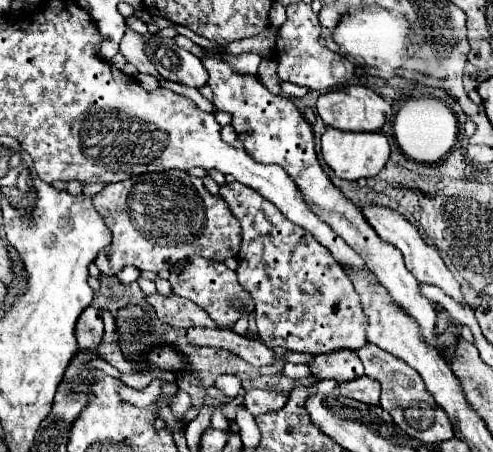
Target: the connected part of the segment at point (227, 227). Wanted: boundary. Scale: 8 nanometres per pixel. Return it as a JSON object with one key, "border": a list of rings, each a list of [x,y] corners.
{"border":[[[185,171],[145,173],[107,185],[93,197],[93,205],[97,205],[113,235],[111,243],[95,259],[103,275],[115,275],[127,265],[159,273],[191,255],[213,261],[239,255],[241,225],[229,211],[227,201],[221,195],[211,195],[201,179]]]}

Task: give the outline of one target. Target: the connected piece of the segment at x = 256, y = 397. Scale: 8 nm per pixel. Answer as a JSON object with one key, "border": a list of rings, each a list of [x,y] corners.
{"border":[[[251,389],[245,393],[245,407],[251,415],[265,415],[279,409],[279,401],[285,401],[287,395],[271,389]]]}

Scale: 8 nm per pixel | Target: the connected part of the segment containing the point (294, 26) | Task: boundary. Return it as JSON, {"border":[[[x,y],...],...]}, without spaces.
{"border":[[[303,1],[287,5],[287,21],[279,29],[277,37],[277,61],[279,61],[279,77],[283,81],[291,81],[295,85],[303,85],[315,91],[327,91],[331,87],[347,83],[355,67],[349,59],[341,57],[339,53],[333,53],[331,49],[323,47],[319,43],[321,25],[317,19],[317,13],[311,9],[311,5],[305,5]]]}

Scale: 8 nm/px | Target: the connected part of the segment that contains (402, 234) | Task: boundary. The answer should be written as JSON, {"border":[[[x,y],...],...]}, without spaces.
{"border":[[[365,205],[361,213],[363,213],[363,217],[367,219],[367,223],[377,231],[377,235],[379,235],[383,241],[387,241],[387,243],[395,245],[395,247],[403,253],[403,257],[405,257],[405,265],[407,265],[407,269],[415,275],[415,279],[417,279],[417,281],[421,281],[421,283],[429,283],[429,285],[435,285],[435,287],[443,289],[443,291],[445,291],[449,297],[453,297],[455,301],[463,303],[461,287],[459,287],[459,283],[455,281],[453,273],[445,267],[445,263],[443,263],[443,259],[441,259],[439,251],[437,251],[435,247],[431,247],[431,245],[427,245],[427,243],[423,241],[421,233],[417,231],[417,227],[415,227],[415,225],[411,225],[411,223],[409,223],[401,213],[397,213],[397,211],[389,209],[389,207]]]}

